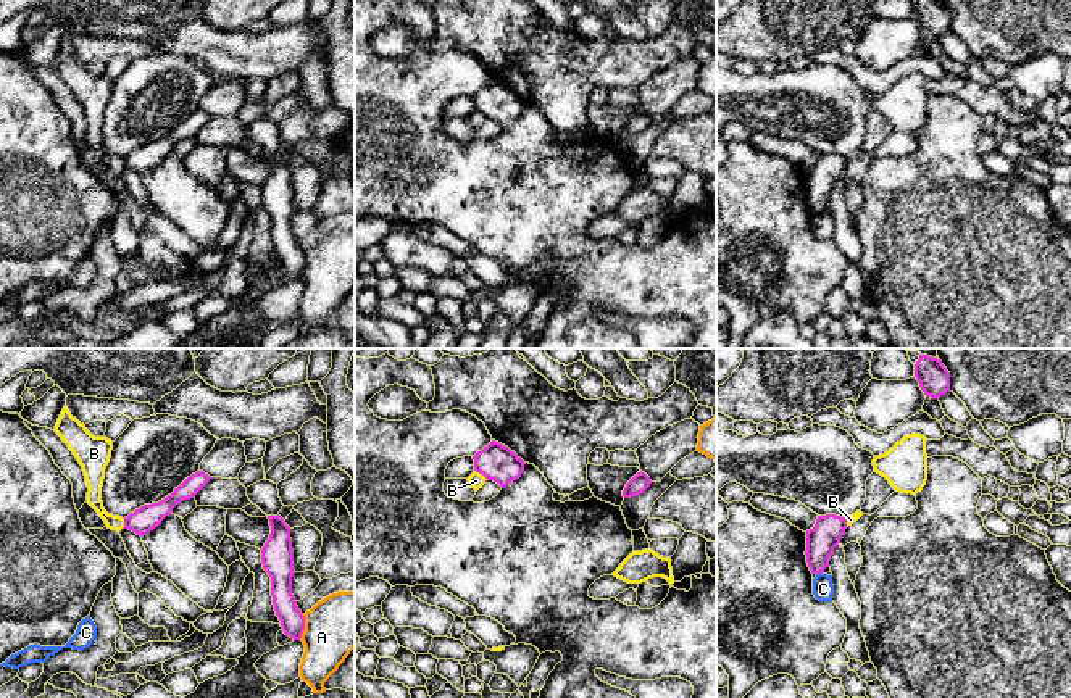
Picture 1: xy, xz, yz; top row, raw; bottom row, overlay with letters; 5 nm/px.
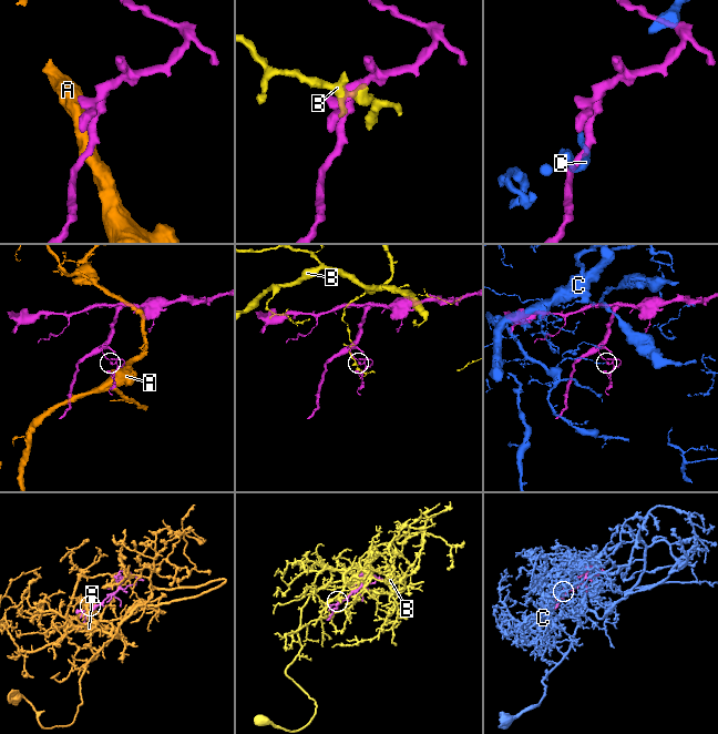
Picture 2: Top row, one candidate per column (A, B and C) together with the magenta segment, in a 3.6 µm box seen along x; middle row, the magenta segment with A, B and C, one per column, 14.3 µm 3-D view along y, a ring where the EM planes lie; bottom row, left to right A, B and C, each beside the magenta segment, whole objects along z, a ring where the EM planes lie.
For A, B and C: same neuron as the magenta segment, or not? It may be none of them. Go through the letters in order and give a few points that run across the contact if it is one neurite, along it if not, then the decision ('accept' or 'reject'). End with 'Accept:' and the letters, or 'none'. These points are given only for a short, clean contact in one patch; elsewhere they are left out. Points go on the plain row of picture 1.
A: xy (304, 253), (304, 271), (299, 278) | reject
B: xz (475, 108), (487, 118) | reject
C: yz (816, 211), (821, 213) | reject
Accept: none

